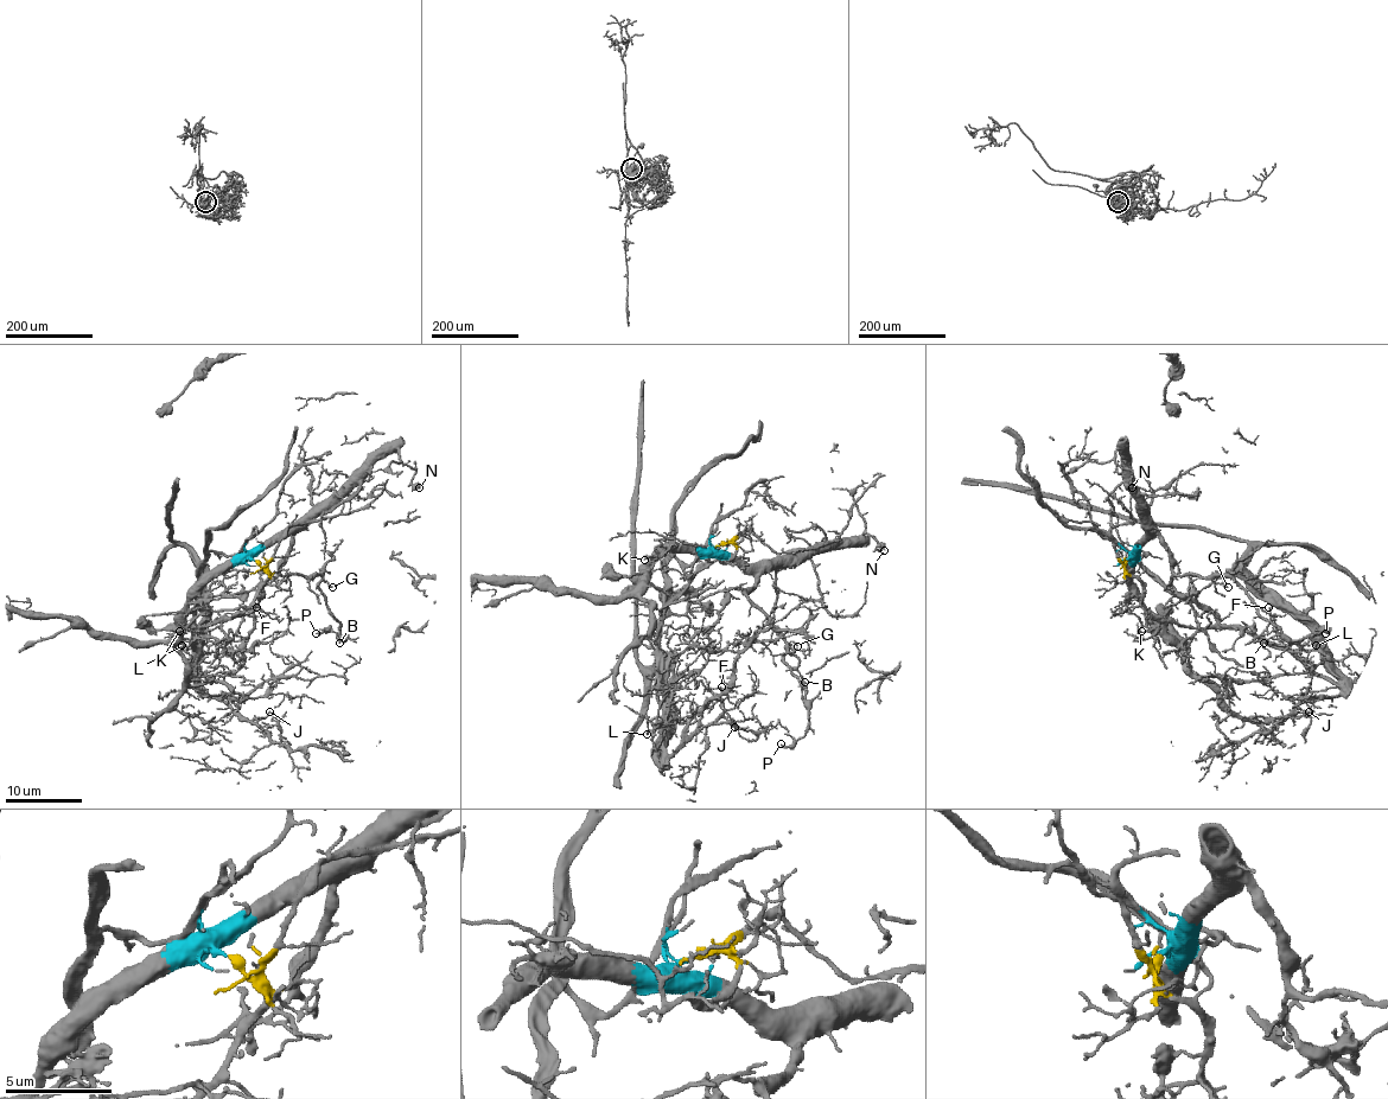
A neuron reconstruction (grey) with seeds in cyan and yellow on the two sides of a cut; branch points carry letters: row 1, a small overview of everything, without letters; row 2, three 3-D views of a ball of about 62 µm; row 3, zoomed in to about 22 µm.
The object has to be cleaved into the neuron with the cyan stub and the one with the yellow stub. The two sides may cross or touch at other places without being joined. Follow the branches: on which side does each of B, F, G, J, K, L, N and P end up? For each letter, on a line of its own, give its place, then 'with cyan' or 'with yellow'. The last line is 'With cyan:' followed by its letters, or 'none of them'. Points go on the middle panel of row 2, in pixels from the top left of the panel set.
B: place (804, 682); with cyan
F: place (721, 687); with yellow
G: place (797, 646); with cyan
J: place (734, 727); with yellow
K: place (644, 560); with cyan
L: place (647, 734); with yellow
N: place (884, 550); with cyan
P: place (781, 743); with cyan
With cyan: B, G, K, N, P

